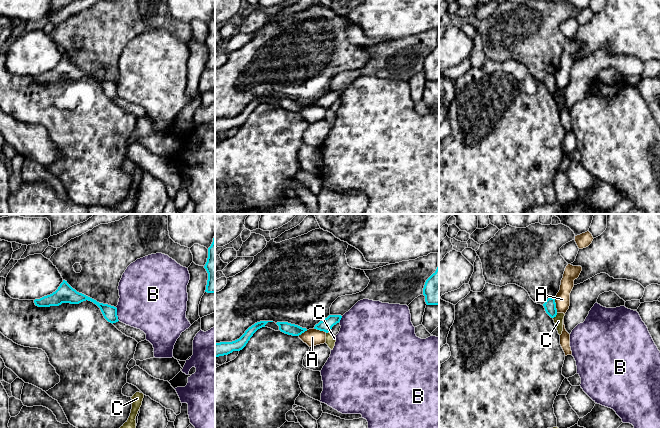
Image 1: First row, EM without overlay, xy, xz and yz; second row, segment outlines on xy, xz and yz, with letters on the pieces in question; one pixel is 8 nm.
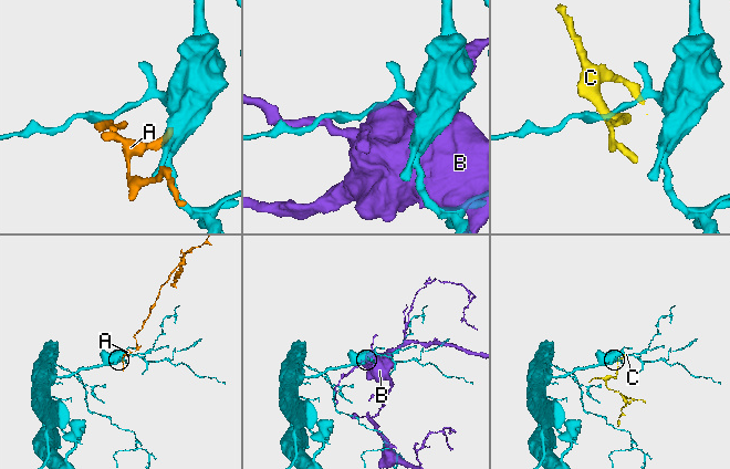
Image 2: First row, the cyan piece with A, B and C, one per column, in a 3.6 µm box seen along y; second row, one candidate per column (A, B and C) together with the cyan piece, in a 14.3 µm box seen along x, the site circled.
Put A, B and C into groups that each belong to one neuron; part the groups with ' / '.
A / B / C

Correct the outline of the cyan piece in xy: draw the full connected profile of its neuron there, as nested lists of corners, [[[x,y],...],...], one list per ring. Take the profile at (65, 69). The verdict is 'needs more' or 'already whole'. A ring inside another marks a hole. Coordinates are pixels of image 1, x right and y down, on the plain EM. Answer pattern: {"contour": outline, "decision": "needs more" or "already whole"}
{"contour": [[[63,56],[63,58],[60,60],[55,68],[40,75],[35,75],[34,79],[38,83],[50,83],[59,82],[62,79],[79,80],[86,76],[96,80],[100,84],[104,94],[108,98],[113,100],[119,97],[116,83],[108,80],[99,79],[94,75],[77,68],[65,56]]], "decision": "already whole"}

